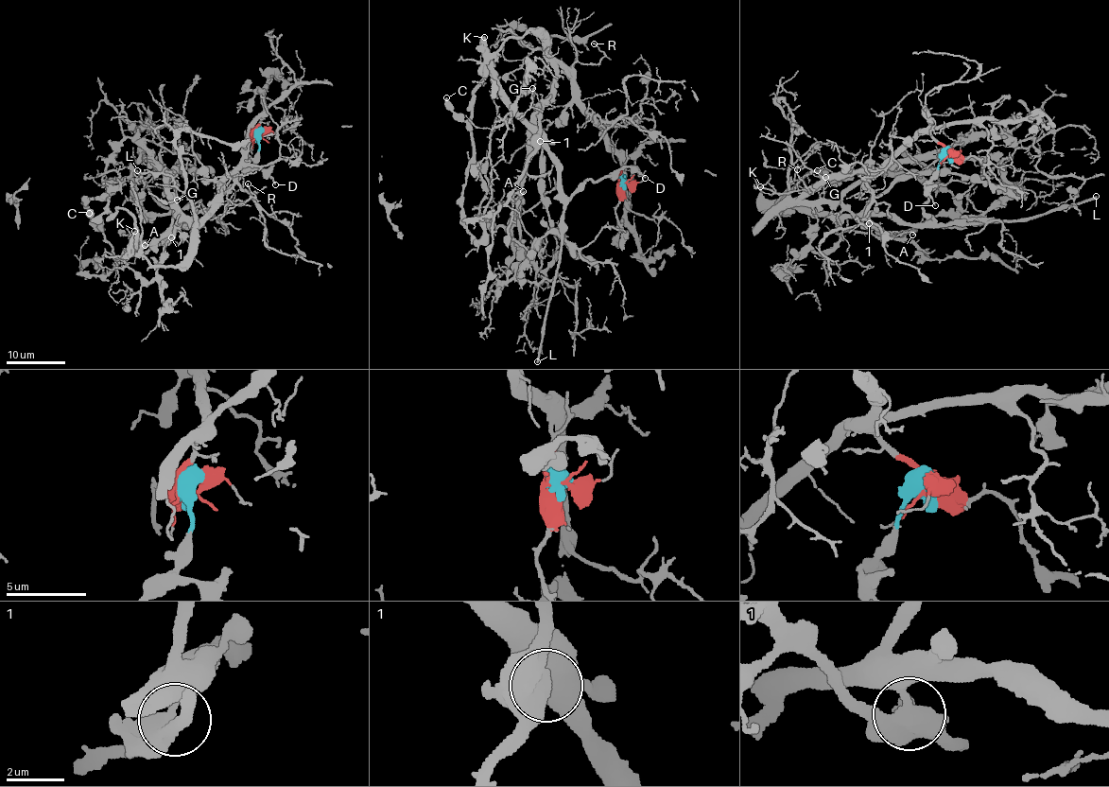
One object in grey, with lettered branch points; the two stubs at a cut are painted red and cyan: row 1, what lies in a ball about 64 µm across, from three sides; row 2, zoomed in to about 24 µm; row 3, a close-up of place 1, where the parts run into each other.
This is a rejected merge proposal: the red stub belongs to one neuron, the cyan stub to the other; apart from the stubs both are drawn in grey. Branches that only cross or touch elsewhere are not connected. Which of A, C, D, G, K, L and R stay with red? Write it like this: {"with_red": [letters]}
{"with_red": ["A", "G", "R"]}

